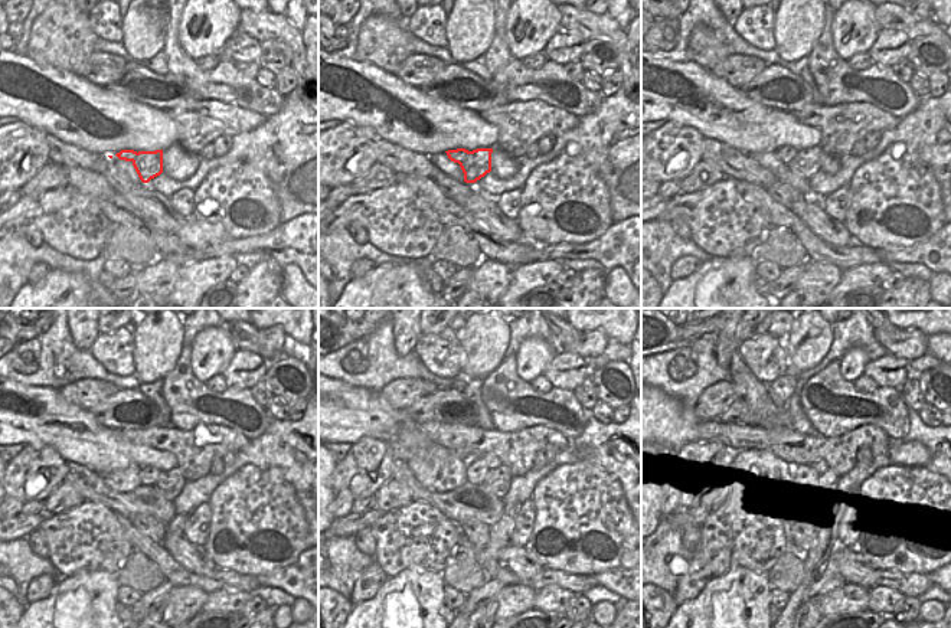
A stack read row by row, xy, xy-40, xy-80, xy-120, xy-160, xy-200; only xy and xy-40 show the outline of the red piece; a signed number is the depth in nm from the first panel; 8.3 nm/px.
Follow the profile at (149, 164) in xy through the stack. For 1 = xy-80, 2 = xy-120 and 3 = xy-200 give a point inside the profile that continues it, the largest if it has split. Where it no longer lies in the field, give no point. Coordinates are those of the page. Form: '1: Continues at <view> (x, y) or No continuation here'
1: Continues at xy-80 (806, 163)
2: Continues at xy-120 (170, 483)
3: Continues at xy-200 (829, 481).

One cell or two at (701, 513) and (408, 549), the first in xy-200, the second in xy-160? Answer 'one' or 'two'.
two

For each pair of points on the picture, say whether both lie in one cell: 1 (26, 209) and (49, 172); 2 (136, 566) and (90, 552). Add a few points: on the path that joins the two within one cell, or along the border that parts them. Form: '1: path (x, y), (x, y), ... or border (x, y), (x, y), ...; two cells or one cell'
1: border (68, 183), (58, 189), (38, 186), (22, 196); two cells
2: border (133, 550), (114, 573); two cells

